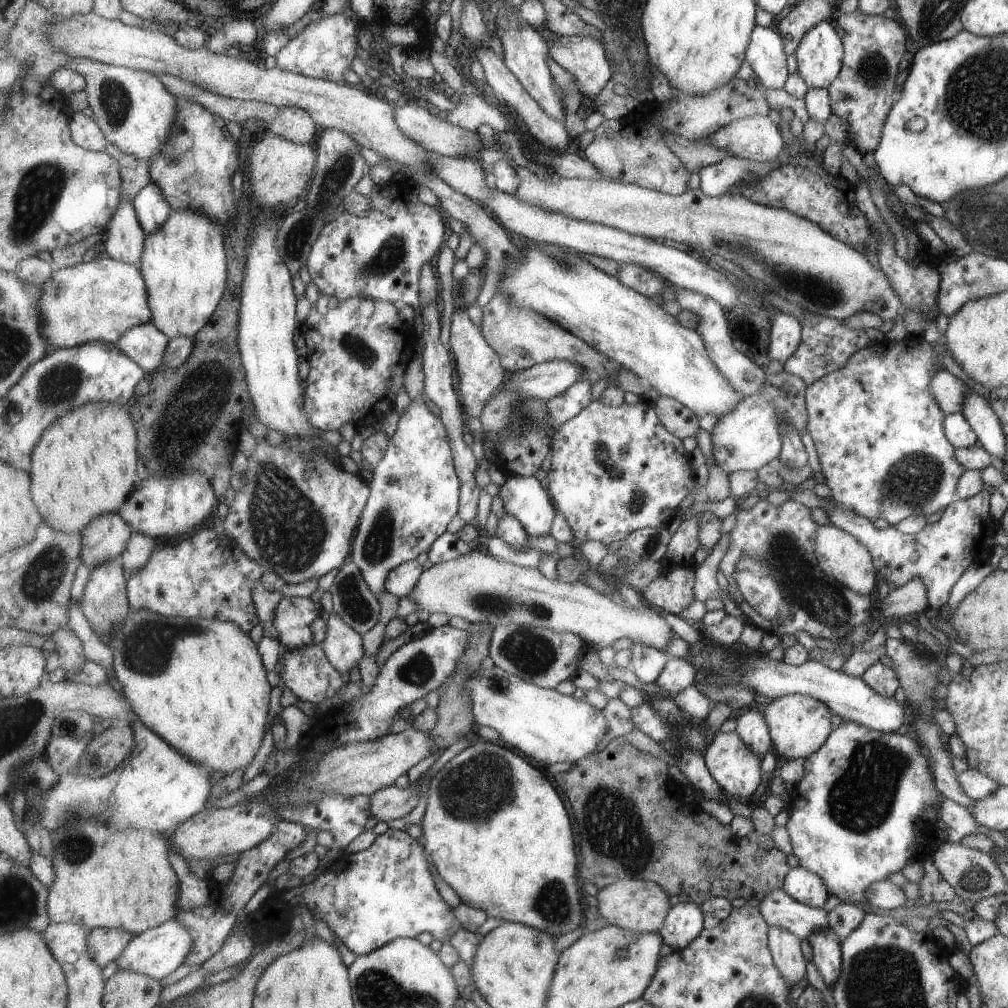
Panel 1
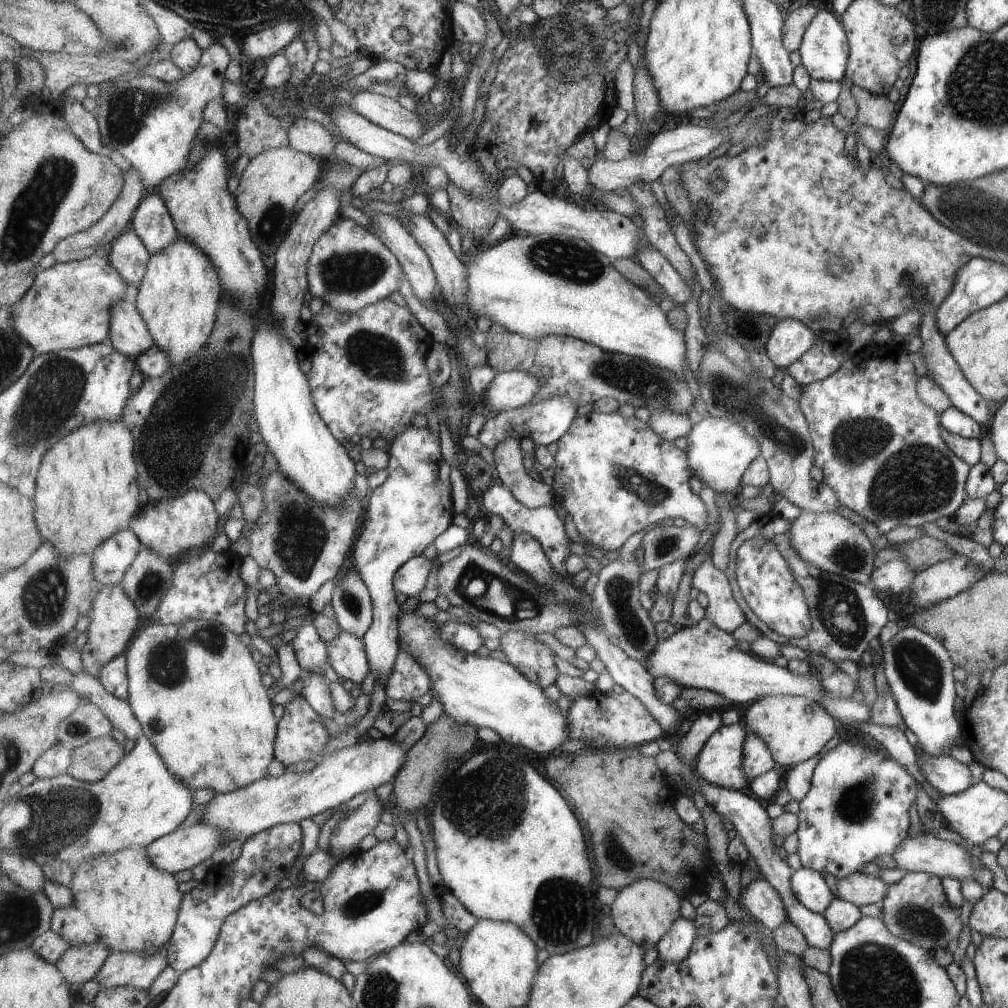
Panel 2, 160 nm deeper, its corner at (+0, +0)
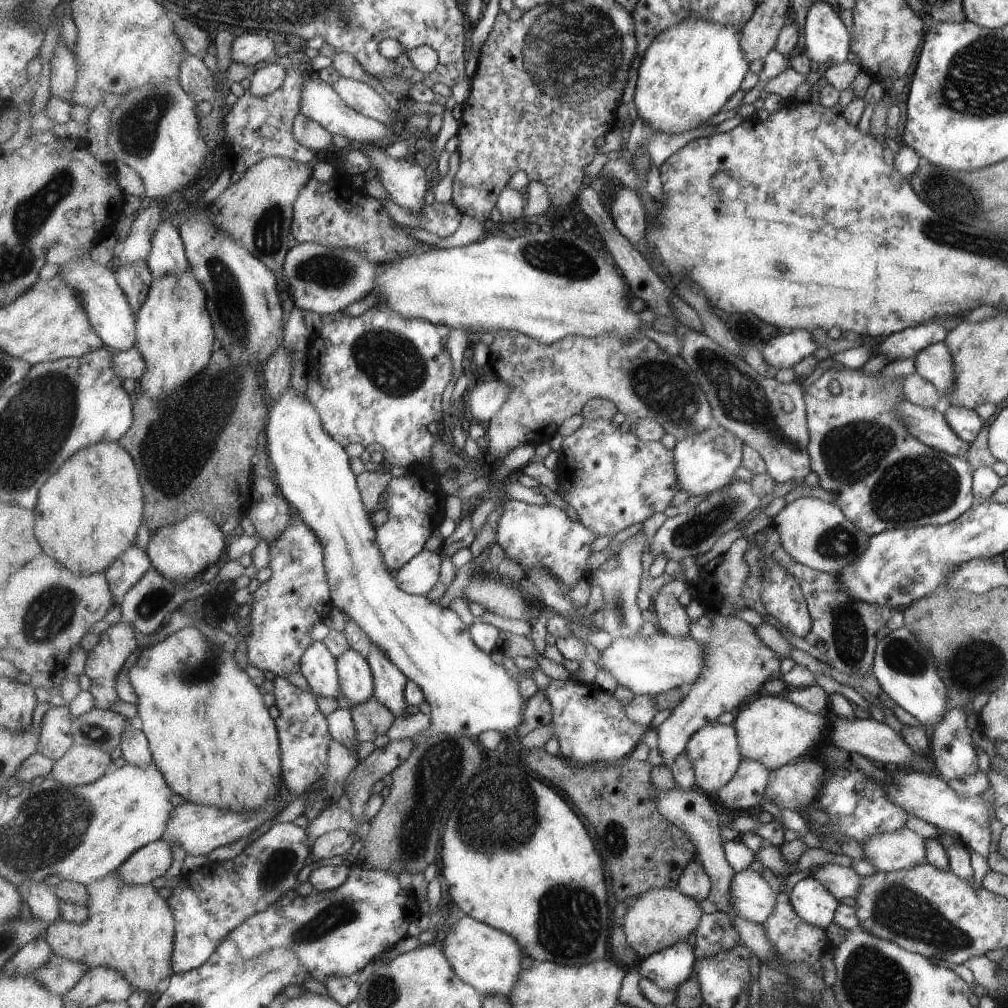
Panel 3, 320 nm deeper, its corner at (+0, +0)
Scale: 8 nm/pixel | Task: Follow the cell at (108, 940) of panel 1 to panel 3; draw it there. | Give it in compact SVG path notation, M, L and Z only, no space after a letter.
M54 953L33 974L40 983L51 989L51 992L63 996L82 979L86 972L87 968L83 963Z

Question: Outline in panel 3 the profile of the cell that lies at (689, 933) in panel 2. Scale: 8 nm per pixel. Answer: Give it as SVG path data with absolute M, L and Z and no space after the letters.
M694 941L674 944L648 956L639 964L643 977L650 978L664 991L675 991L681 982L694 974L696 960Z

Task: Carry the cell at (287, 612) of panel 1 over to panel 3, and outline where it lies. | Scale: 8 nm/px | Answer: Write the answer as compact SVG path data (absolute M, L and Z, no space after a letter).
M324 641L314 642L302 658L302 672L311 690L325 698L337 698L342 693L341 680L338 671L338 660Z

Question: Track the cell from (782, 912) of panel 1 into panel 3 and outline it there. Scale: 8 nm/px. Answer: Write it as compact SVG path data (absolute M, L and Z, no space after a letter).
M751 868L736 872L731 892L732 910L741 918L761 925L772 913L776 895L761 873Z

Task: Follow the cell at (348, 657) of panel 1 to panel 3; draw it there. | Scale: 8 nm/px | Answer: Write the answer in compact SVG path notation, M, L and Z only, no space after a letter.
M353 647L338 658L342 694L351 707L365 704L375 694L375 679L368 658Z

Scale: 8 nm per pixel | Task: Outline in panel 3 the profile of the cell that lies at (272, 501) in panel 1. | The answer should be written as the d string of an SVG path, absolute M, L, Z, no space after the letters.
M293 511L291 526L270 546L270 578L256 587L240 588L234 594L238 605L251 606L251 632L245 637L248 662L261 671L269 670L285 678L293 672L301 674L303 655L315 642L311 636L313 628L325 621L335 607L324 544L300 513Z

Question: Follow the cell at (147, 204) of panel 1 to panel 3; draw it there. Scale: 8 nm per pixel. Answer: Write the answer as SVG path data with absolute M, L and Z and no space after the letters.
M160 221L152 240L148 263L154 272L154 278L179 276L191 268L180 230L171 221Z

